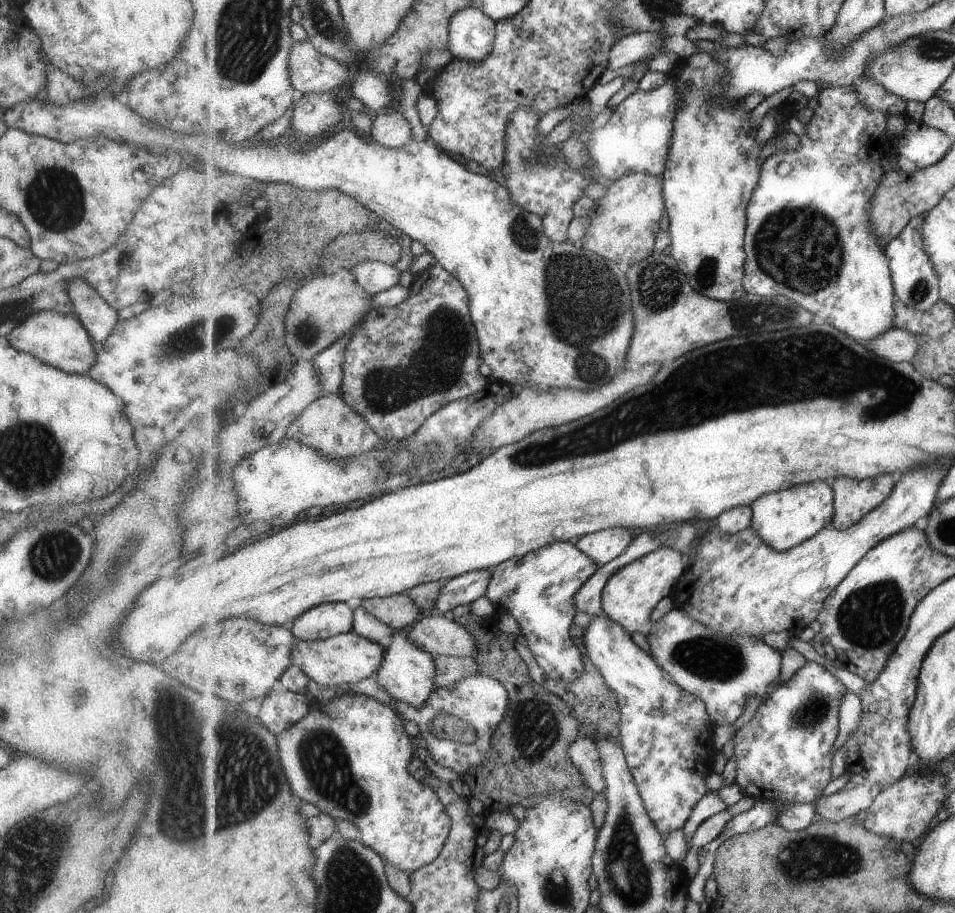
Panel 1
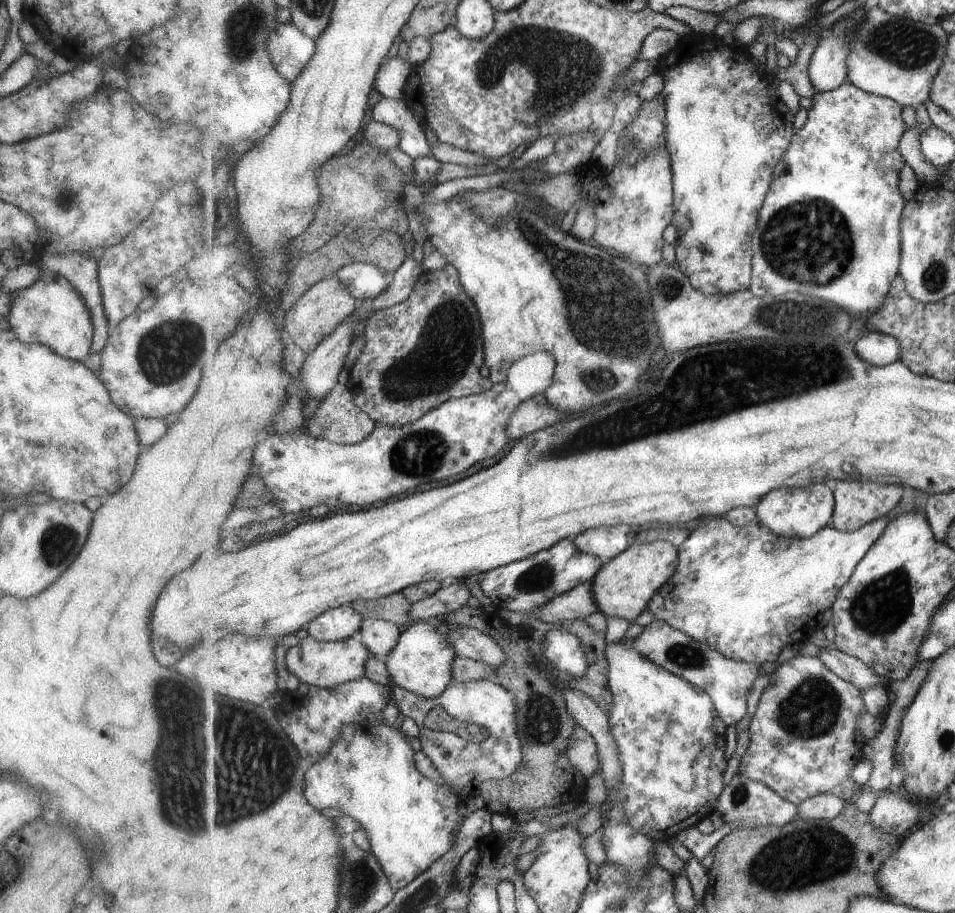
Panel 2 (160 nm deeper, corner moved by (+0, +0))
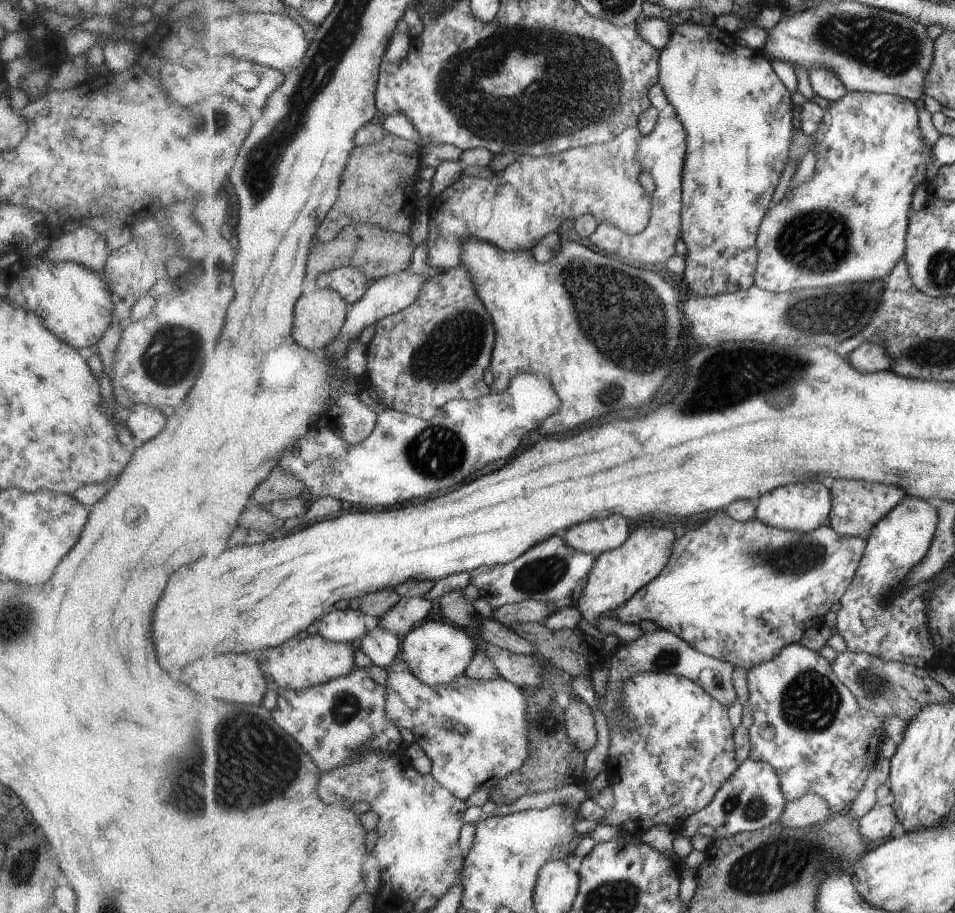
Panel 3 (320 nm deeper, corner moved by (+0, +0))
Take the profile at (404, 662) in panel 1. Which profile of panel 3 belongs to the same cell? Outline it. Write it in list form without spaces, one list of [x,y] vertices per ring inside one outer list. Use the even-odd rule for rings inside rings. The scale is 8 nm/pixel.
[[[424,620],[417,624],[402,642],[400,656],[410,664],[412,671],[426,683],[449,684],[466,674],[467,667],[478,652],[478,639],[467,627],[447,620]]]

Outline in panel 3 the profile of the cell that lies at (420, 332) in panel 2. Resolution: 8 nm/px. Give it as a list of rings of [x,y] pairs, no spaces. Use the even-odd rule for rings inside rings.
[[[465,263],[429,278],[415,304],[386,316],[375,326],[377,332],[369,344],[367,374],[371,380],[370,388],[377,392],[387,408],[430,419],[452,400],[472,401],[493,392],[485,382],[485,370],[490,369],[494,354],[494,318],[483,304]]]

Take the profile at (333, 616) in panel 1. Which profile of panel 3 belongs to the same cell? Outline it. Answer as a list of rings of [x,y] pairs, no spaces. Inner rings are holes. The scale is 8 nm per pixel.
[[[359,609],[331,610],[316,624],[317,632],[330,641],[358,644],[369,632],[365,618]]]

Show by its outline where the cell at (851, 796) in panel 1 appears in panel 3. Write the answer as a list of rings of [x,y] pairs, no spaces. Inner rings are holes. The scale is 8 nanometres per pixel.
[[[805,795],[788,801],[780,821],[785,827],[794,829],[817,824],[827,816],[833,816],[833,812],[826,800],[817,795]]]

